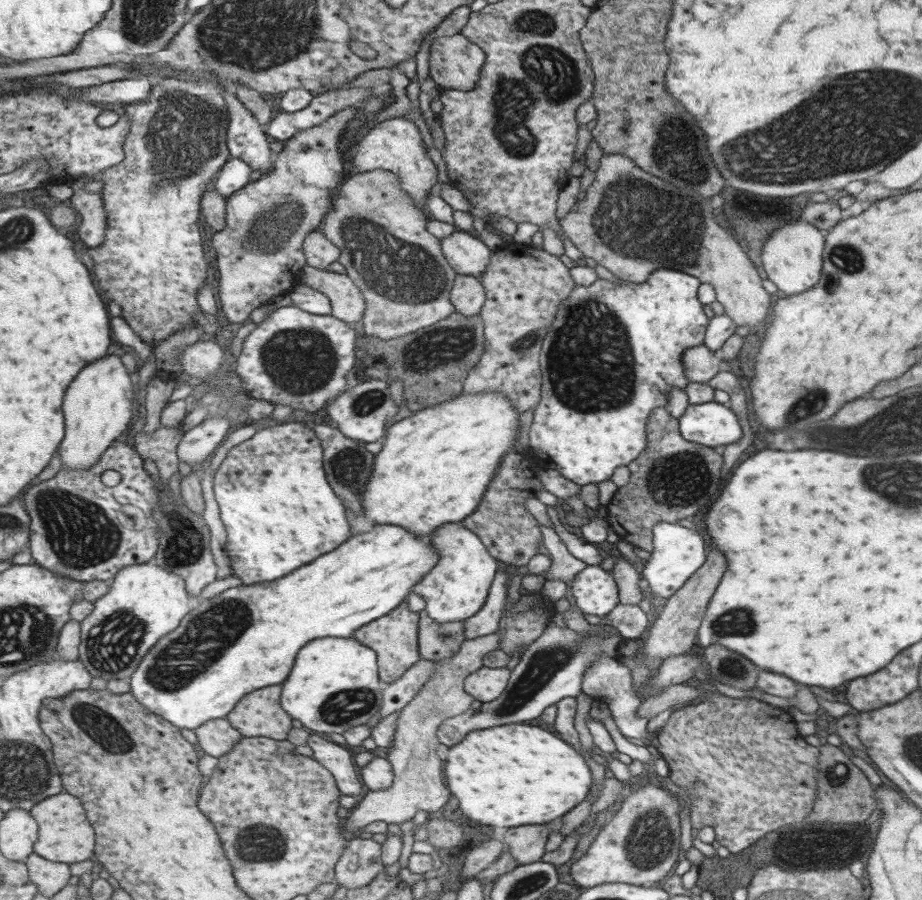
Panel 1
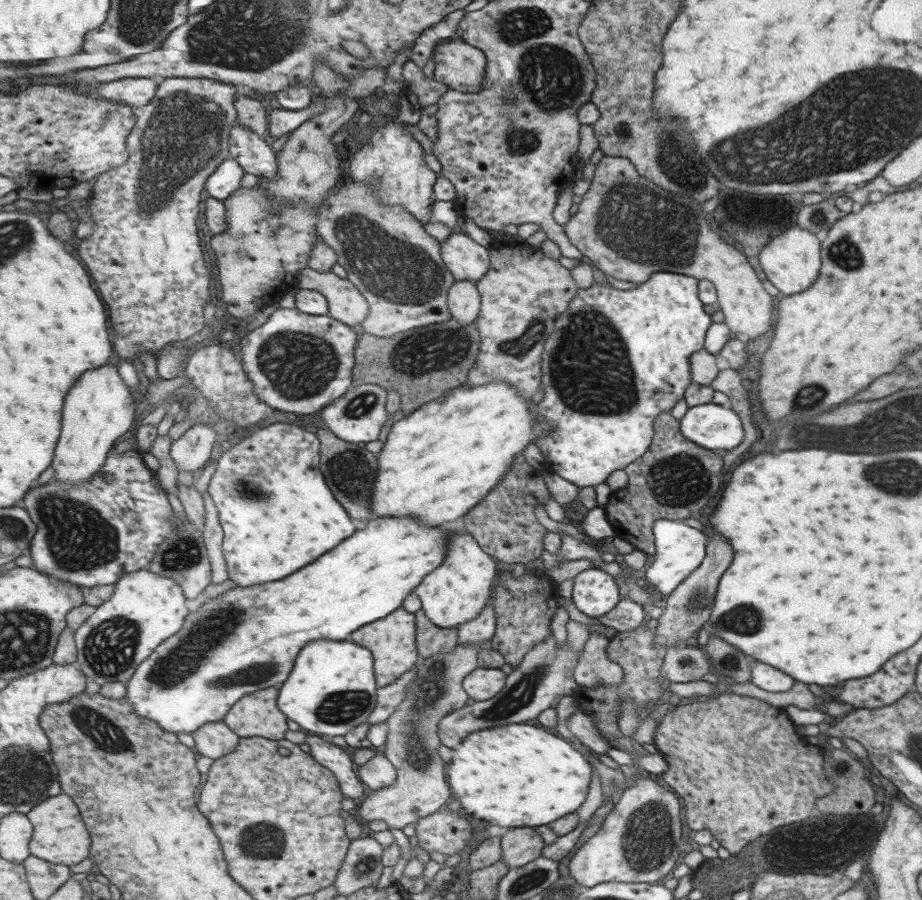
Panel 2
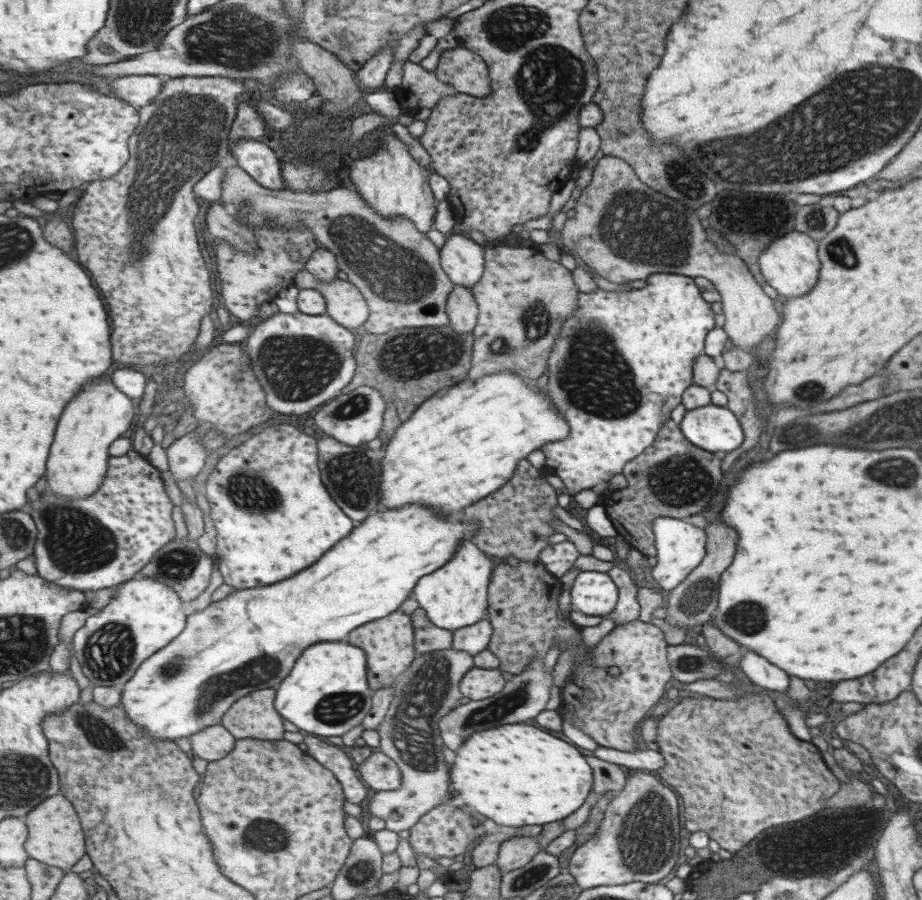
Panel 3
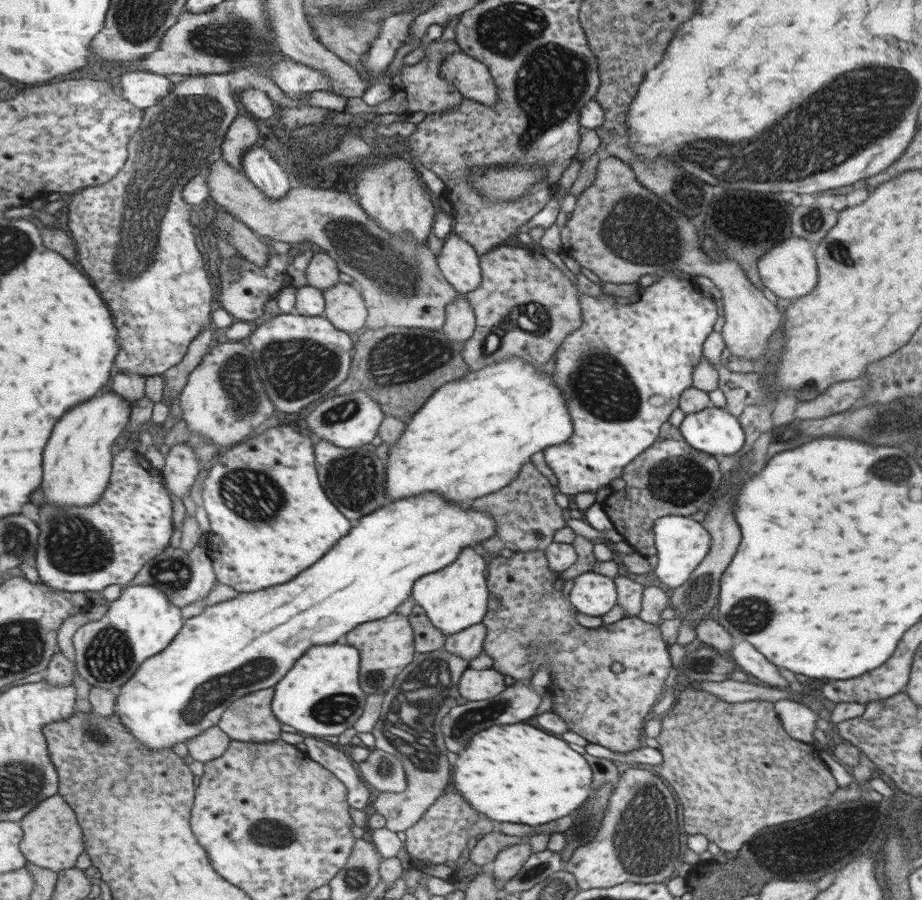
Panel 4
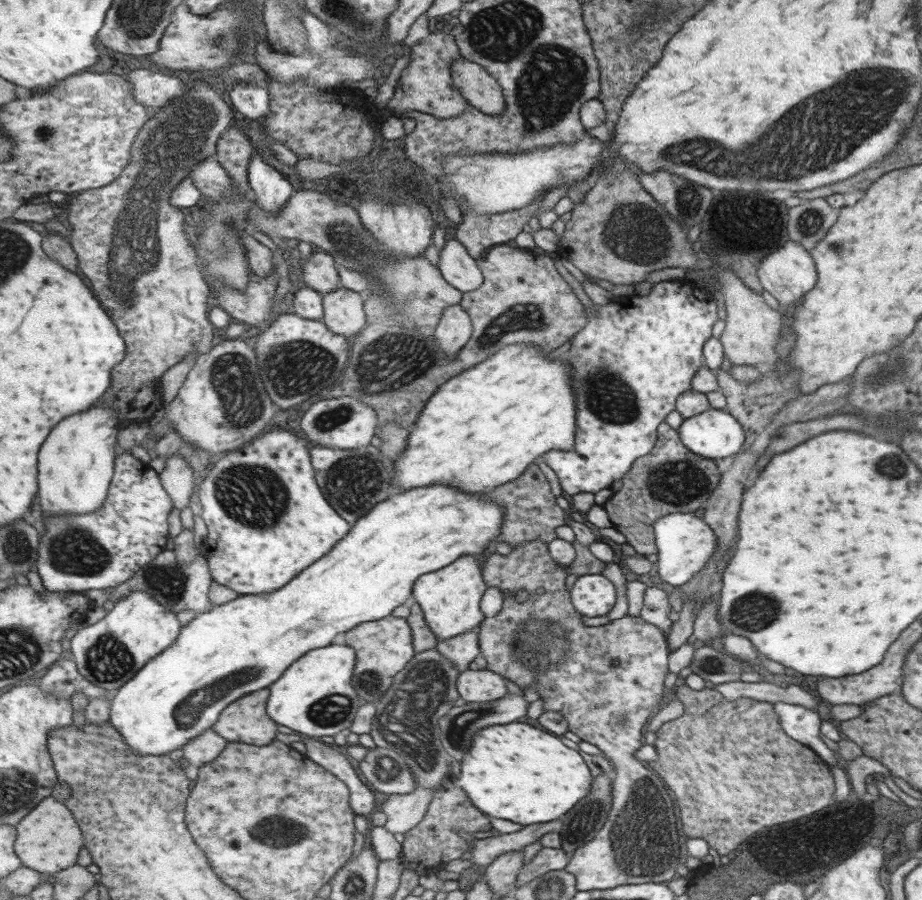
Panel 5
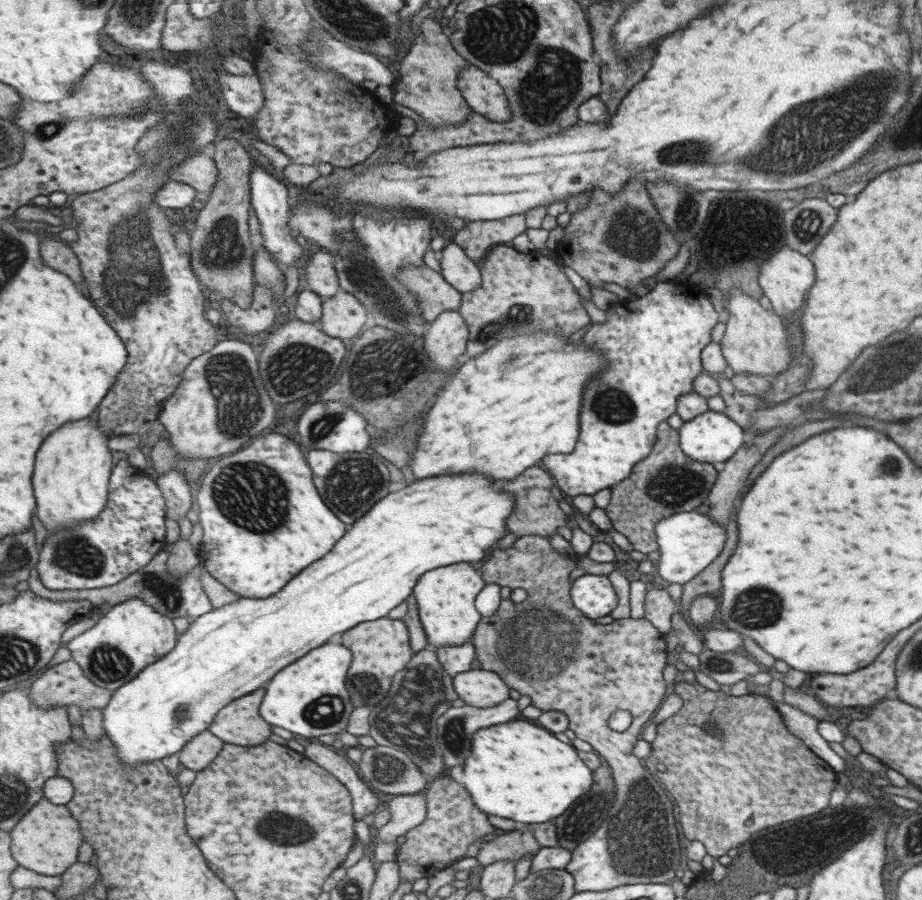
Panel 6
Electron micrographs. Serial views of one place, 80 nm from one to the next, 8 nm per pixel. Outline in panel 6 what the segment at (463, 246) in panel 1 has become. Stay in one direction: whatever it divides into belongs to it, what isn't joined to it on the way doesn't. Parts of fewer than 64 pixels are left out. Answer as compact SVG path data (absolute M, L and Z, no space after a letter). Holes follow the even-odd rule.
M447 242L439 251L437 260L442 277L460 293L474 291L482 282L477 266L457 244Z

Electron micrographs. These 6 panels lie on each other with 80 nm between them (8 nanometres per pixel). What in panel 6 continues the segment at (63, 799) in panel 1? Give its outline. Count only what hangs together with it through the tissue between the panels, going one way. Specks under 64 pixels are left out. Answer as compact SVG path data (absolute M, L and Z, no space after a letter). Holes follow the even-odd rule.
M43 797L15 826L12 843L12 850L15 850L14 857L18 863L29 870L34 870L45 876L57 876L63 874L69 866L77 863L79 850L83 844L83 834L79 822L71 816L67 806L57 806L47 797Z

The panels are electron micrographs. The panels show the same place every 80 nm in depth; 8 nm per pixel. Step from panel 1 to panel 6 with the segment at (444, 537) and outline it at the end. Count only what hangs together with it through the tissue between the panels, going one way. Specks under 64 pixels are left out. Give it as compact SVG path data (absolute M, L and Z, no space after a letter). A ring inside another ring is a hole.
M458 562L423 573L418 578L412 597L418 607L418 617L425 631L427 647L434 649L459 646L475 638L475 631L483 626L483 617L474 607L474 600L483 588L483 581L472 563Z

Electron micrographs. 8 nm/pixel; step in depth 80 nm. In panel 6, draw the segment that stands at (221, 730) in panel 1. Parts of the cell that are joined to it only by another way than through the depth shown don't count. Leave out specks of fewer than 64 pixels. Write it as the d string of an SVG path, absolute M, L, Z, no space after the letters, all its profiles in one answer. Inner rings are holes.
M207 729L189 742L185 749L180 750L178 758L181 768L194 770L196 773L201 772L219 756L225 744L219 735Z

